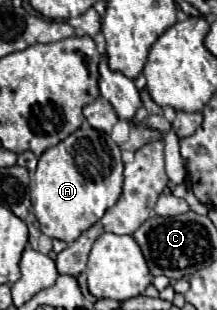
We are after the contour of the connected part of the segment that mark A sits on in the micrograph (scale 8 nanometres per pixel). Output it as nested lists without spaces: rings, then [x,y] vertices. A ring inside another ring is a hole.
[[[85,121],[75,133],[71,133],[67,139],[63,139],[55,147],[47,149],[39,157],[35,174],[29,183],[28,195],[32,213],[35,213],[41,231],[47,237],[55,237],[65,243],[73,243],[83,231],[87,231],[87,227],[91,227],[93,223],[97,223],[103,217],[105,209],[109,209],[117,203],[117,199],[121,195],[121,185],[123,185],[123,161],[121,161],[119,147],[109,139],[109,135],[103,135],[103,133],[91,129],[91,125],[87,125],[87,121]]]

